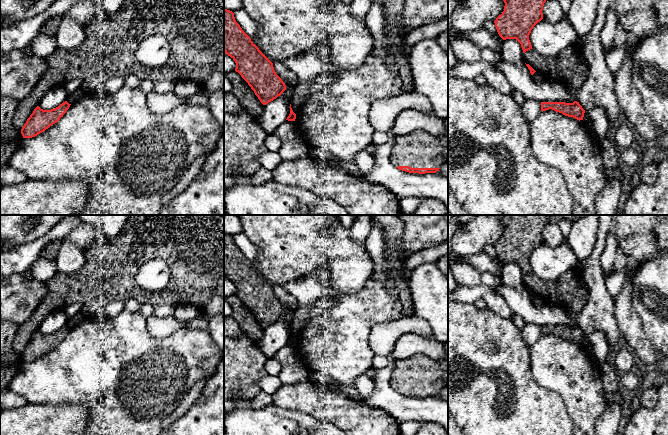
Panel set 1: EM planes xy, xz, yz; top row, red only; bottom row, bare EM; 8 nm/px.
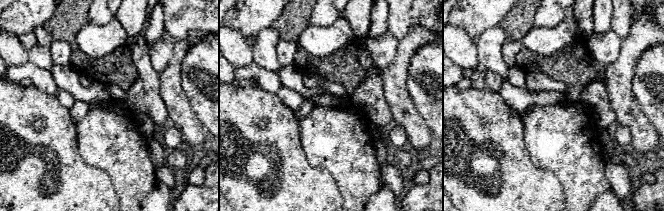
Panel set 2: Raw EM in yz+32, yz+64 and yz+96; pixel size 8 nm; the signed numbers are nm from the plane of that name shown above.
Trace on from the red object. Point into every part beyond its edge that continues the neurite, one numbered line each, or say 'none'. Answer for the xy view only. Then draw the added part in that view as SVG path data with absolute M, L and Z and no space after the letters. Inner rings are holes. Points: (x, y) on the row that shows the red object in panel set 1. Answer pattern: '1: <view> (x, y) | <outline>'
none

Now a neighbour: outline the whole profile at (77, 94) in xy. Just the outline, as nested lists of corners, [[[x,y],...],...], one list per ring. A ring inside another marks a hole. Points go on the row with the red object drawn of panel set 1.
[[[79,88],[77,90],[75,90],[73,93],[71,93],[68,98],[67,98],[67,102],[69,104],[73,104],[75,103],[77,100],[79,100],[82,96],[84,95],[84,92]]]

